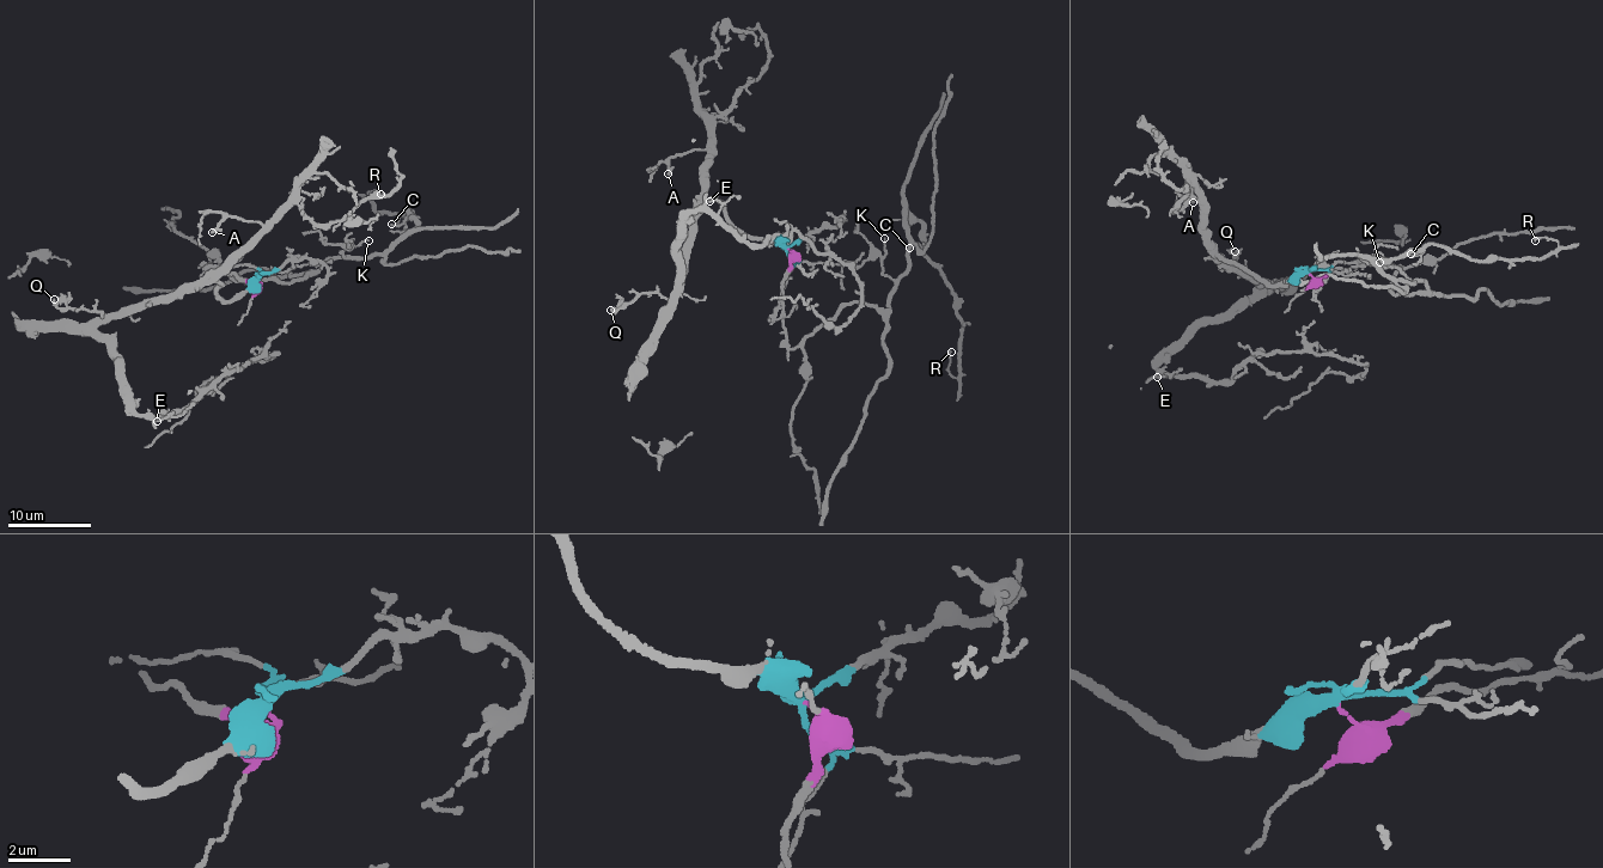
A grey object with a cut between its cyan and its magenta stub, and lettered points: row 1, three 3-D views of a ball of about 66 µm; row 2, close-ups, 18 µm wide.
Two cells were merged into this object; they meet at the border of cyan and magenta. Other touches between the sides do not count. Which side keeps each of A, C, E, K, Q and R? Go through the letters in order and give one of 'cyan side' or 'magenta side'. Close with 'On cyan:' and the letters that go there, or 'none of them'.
A: cyan side
C: magenta side
E: cyan side
K: magenta side
Q: cyan side
R: magenta side
On cyan: A, E, Q

